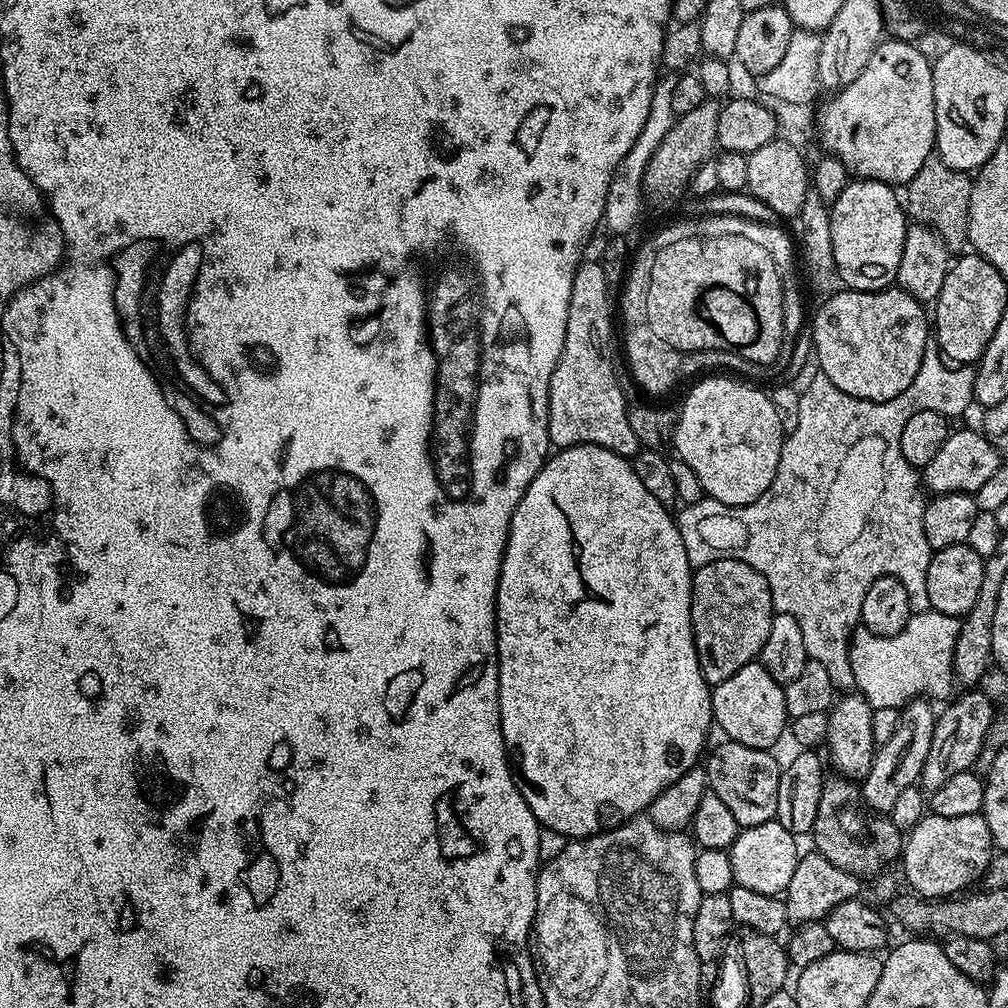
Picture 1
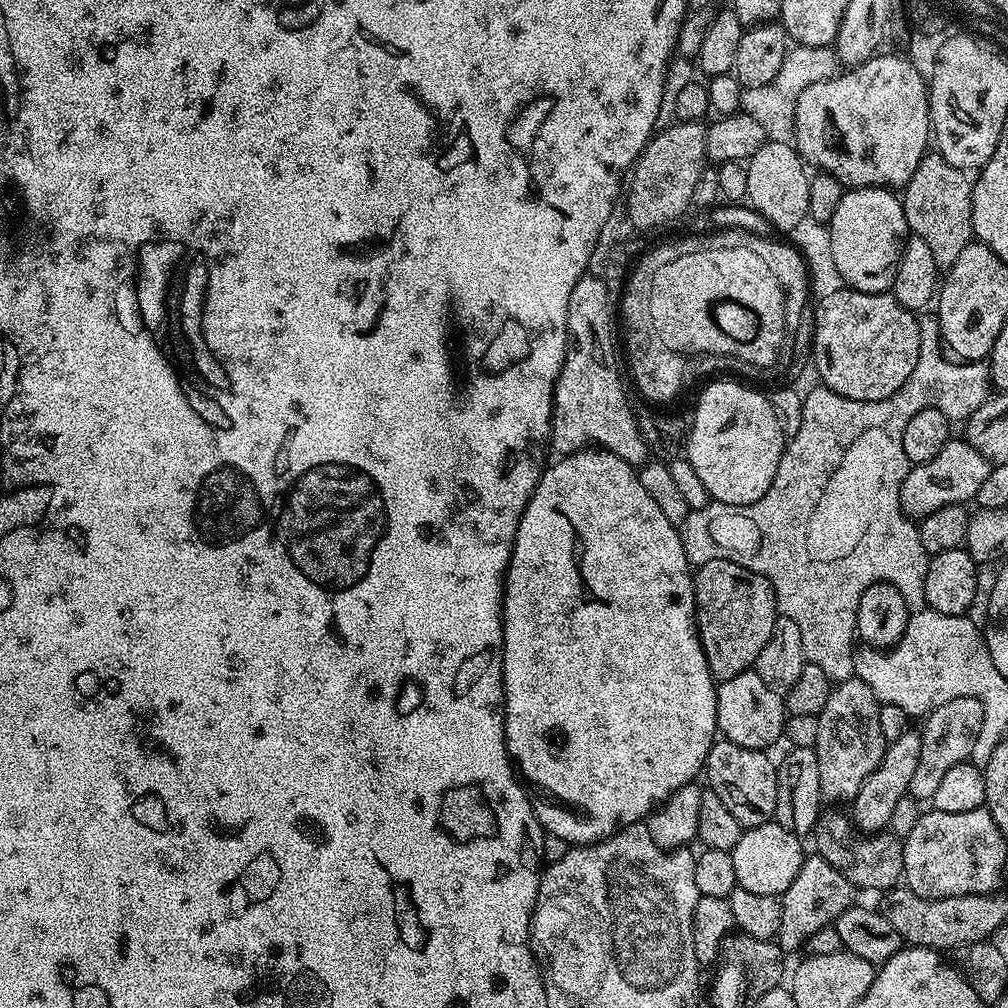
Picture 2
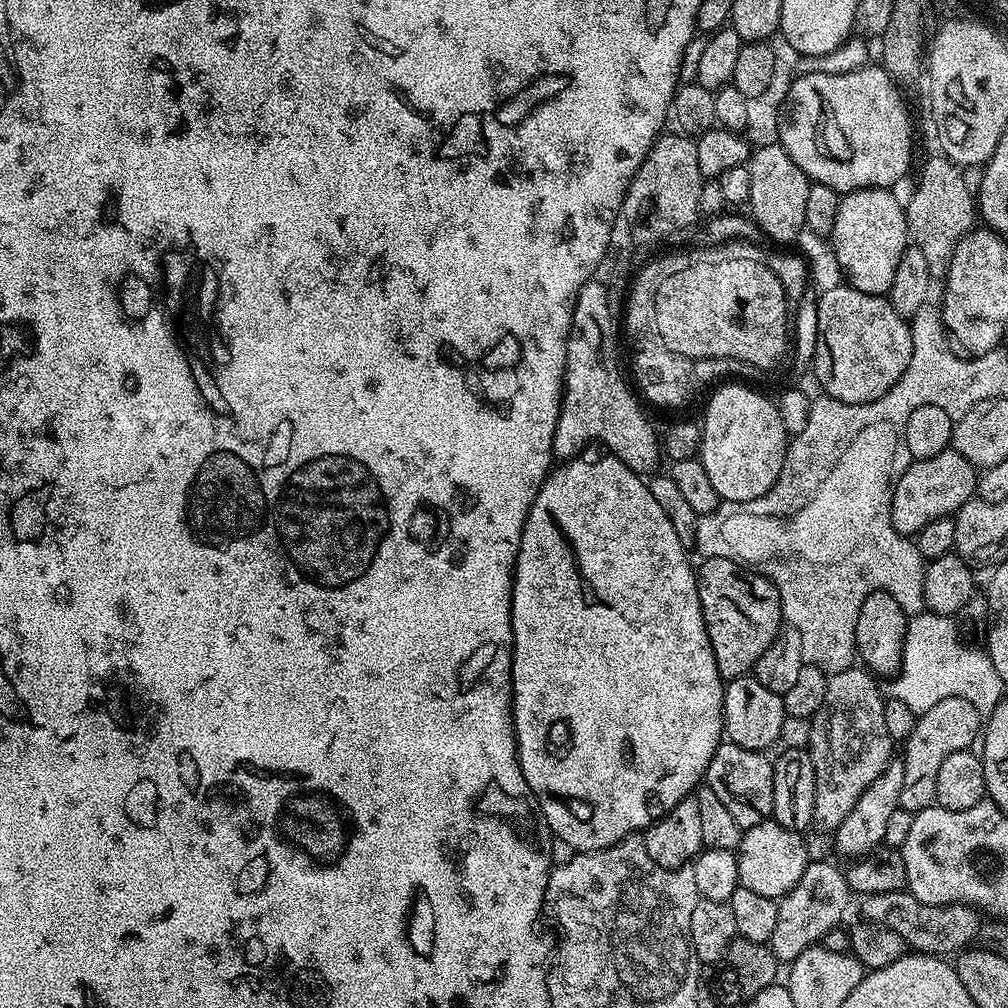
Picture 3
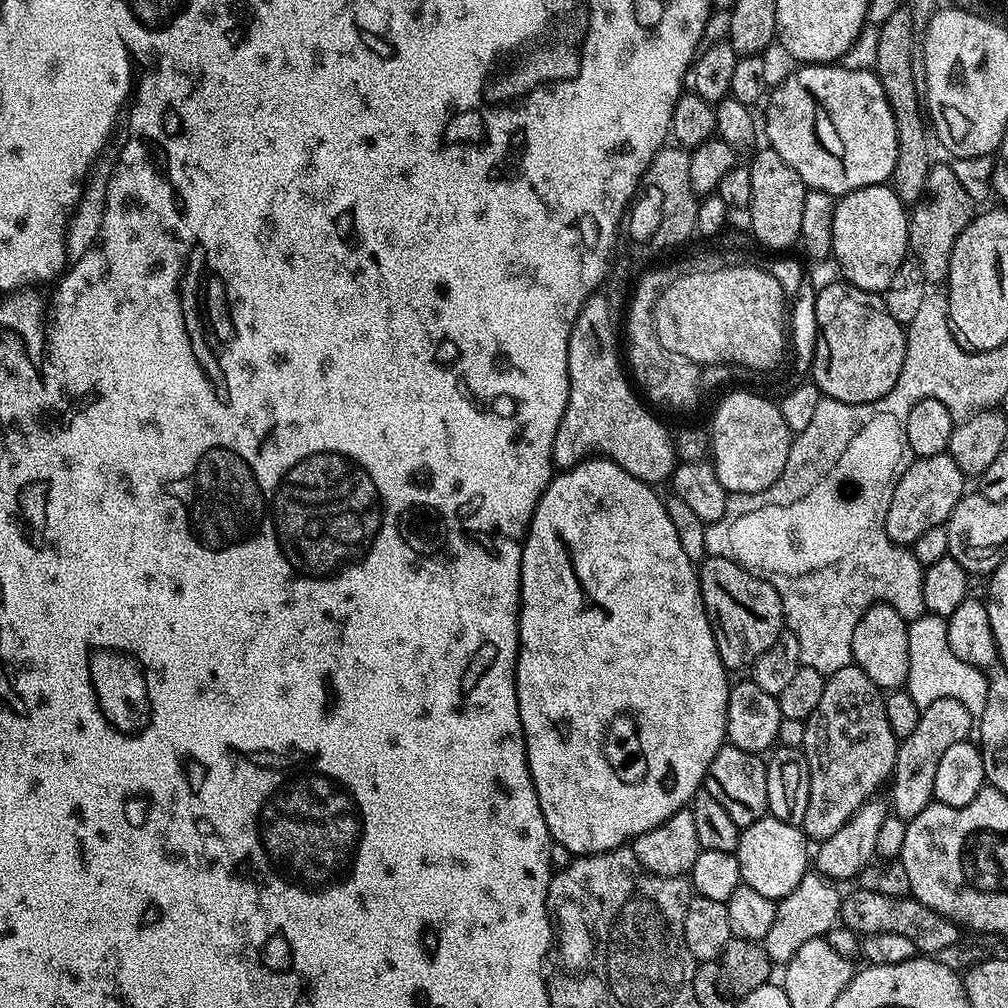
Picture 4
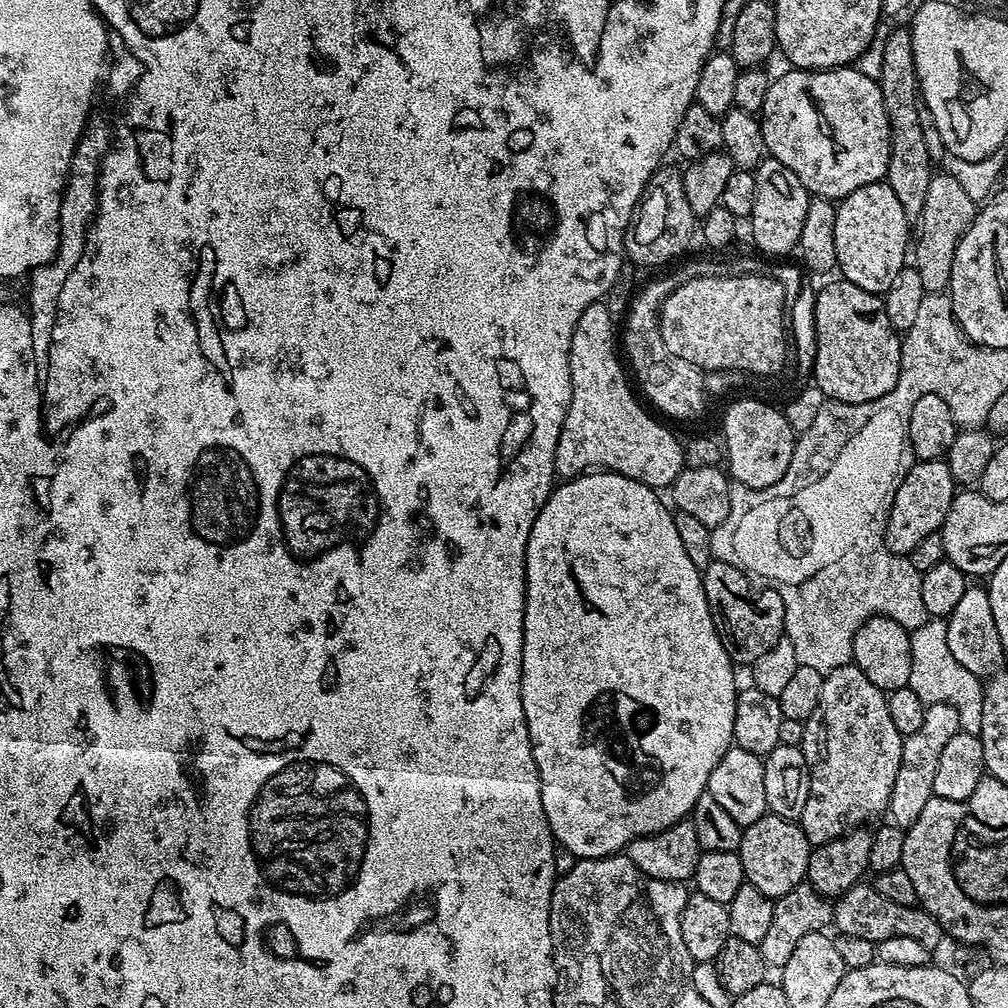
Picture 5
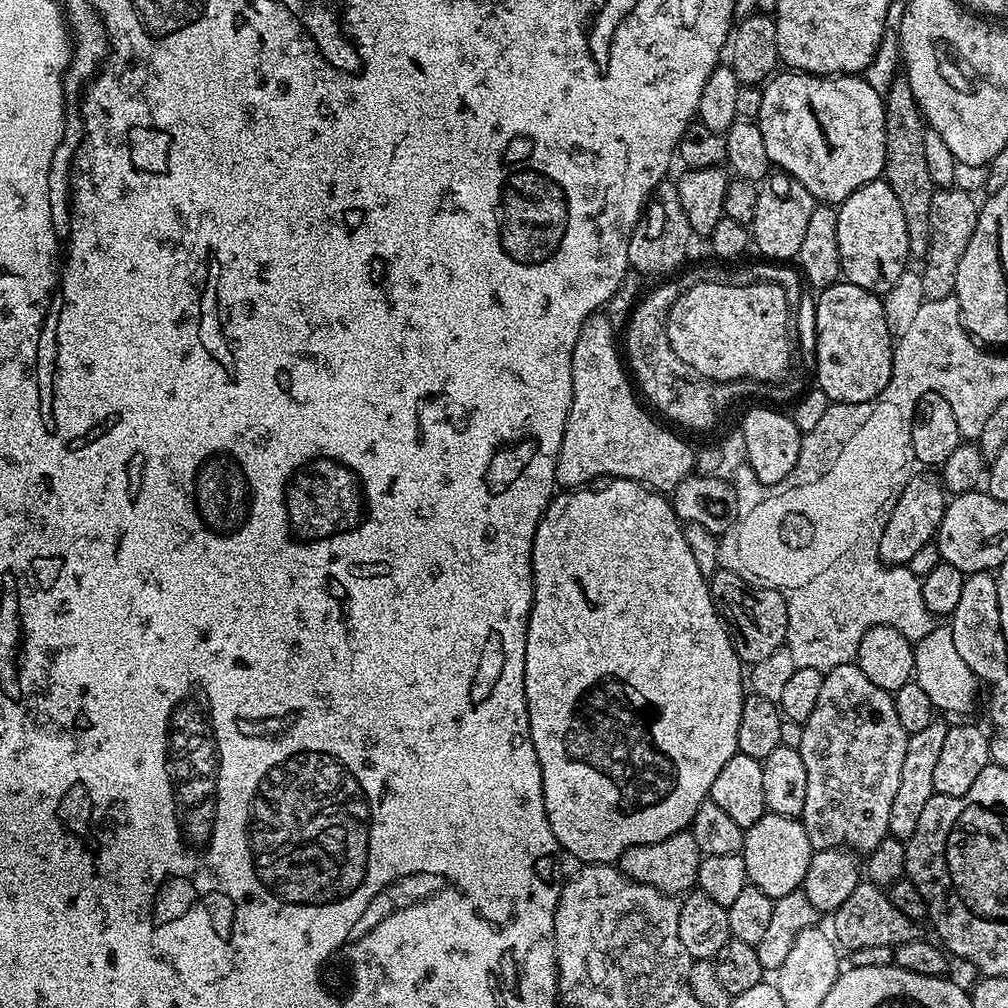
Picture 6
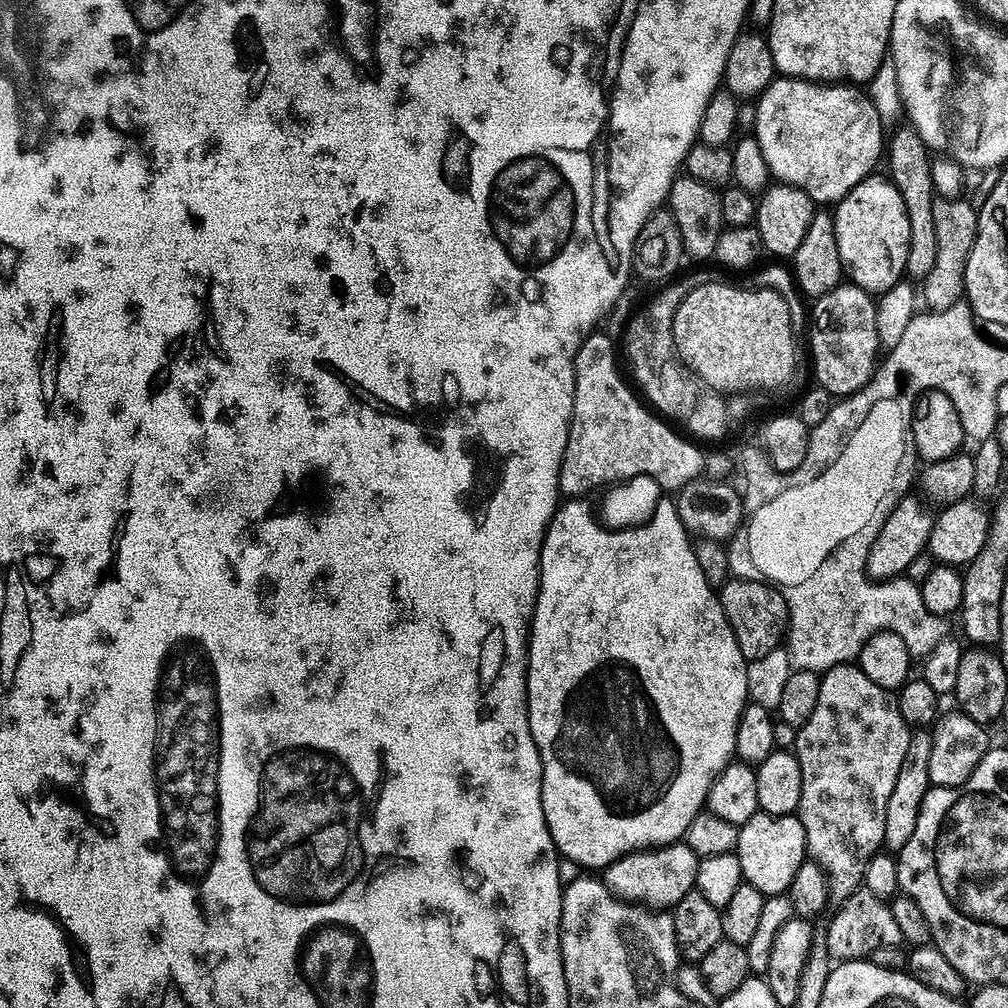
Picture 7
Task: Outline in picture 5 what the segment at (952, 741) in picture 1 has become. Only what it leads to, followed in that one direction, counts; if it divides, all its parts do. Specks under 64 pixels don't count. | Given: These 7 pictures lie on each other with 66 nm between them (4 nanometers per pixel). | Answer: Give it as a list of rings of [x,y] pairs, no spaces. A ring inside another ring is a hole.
[[[930,704],[926,707],[926,718],[922,718],[922,726],[914,734],[905,736],[902,746],[902,762],[898,766],[898,778],[894,778],[894,790],[890,794],[887,815],[891,823],[907,830],[918,822],[926,802],[930,802],[934,790],[934,774],[938,774],[938,758],[942,758],[942,750],[956,732],[961,731],[958,722],[958,710],[945,704]]]

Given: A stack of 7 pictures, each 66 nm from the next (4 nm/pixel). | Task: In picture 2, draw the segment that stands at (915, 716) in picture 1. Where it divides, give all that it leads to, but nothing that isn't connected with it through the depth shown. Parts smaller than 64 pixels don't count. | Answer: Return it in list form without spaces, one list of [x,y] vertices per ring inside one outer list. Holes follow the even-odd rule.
[[[909,730],[902,734],[902,738],[894,738],[884,749],[882,762],[862,782],[858,794],[850,801],[850,819],[857,829],[864,834],[883,832],[888,828],[891,816],[897,803],[908,796],[910,778],[918,767],[918,758],[922,754],[924,737],[919,731]]]

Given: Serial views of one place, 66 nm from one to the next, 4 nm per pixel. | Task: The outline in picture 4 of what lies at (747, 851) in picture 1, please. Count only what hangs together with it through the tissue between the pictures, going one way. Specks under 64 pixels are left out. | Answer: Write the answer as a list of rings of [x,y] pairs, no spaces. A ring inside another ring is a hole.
[[[771,814],[746,826],[740,834],[735,854],[738,858],[740,879],[750,890],[758,890],[765,898],[780,901],[810,871],[810,841],[803,827],[787,824]]]

